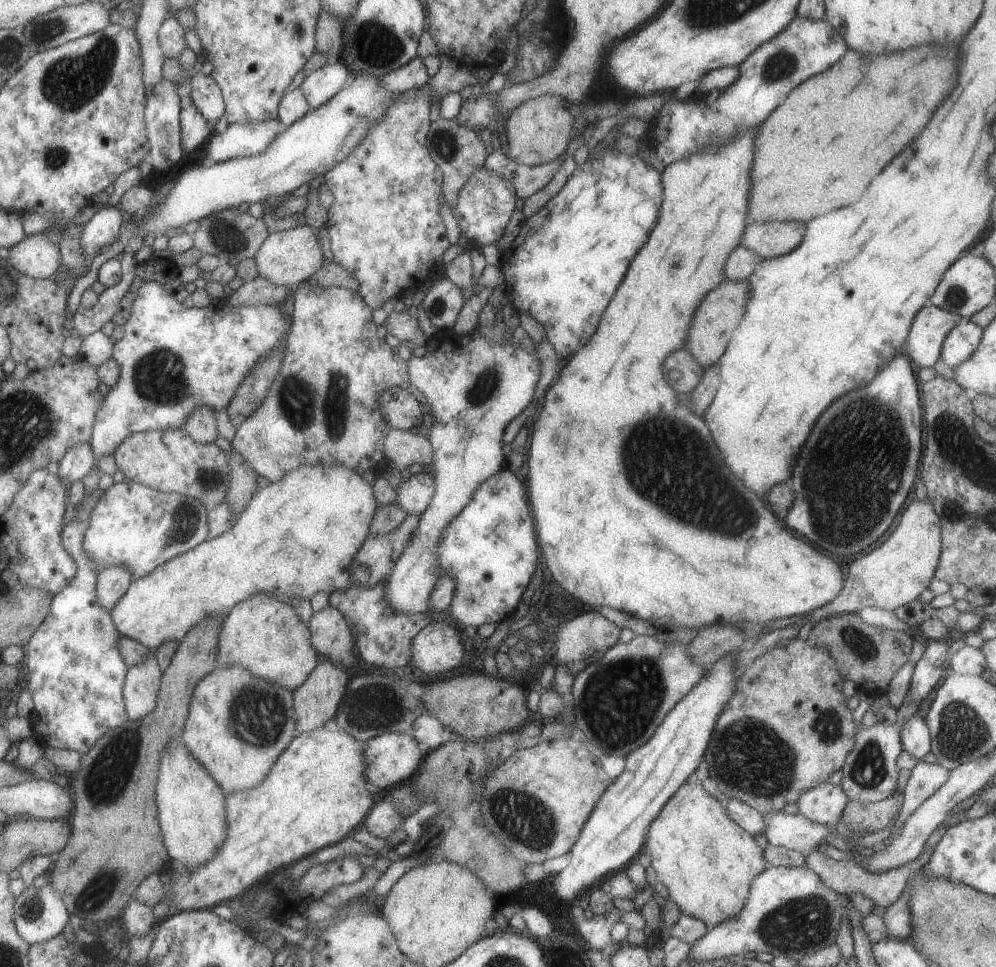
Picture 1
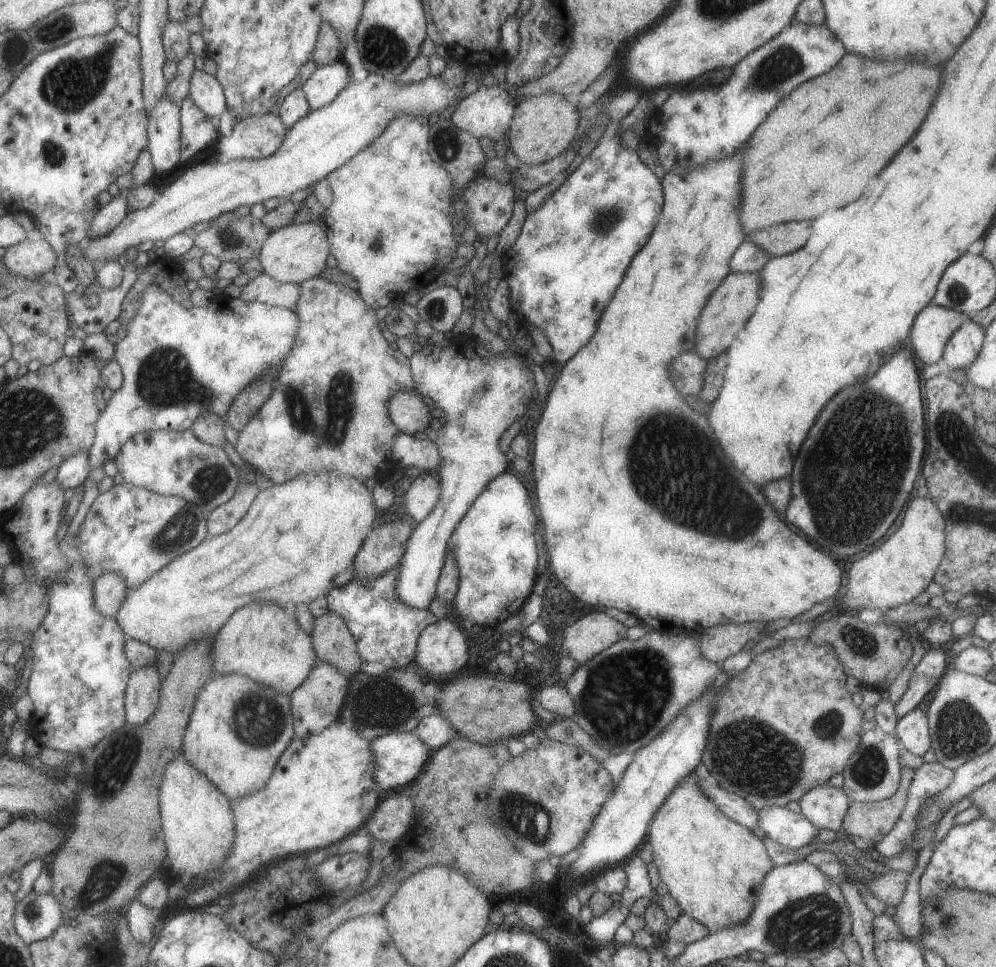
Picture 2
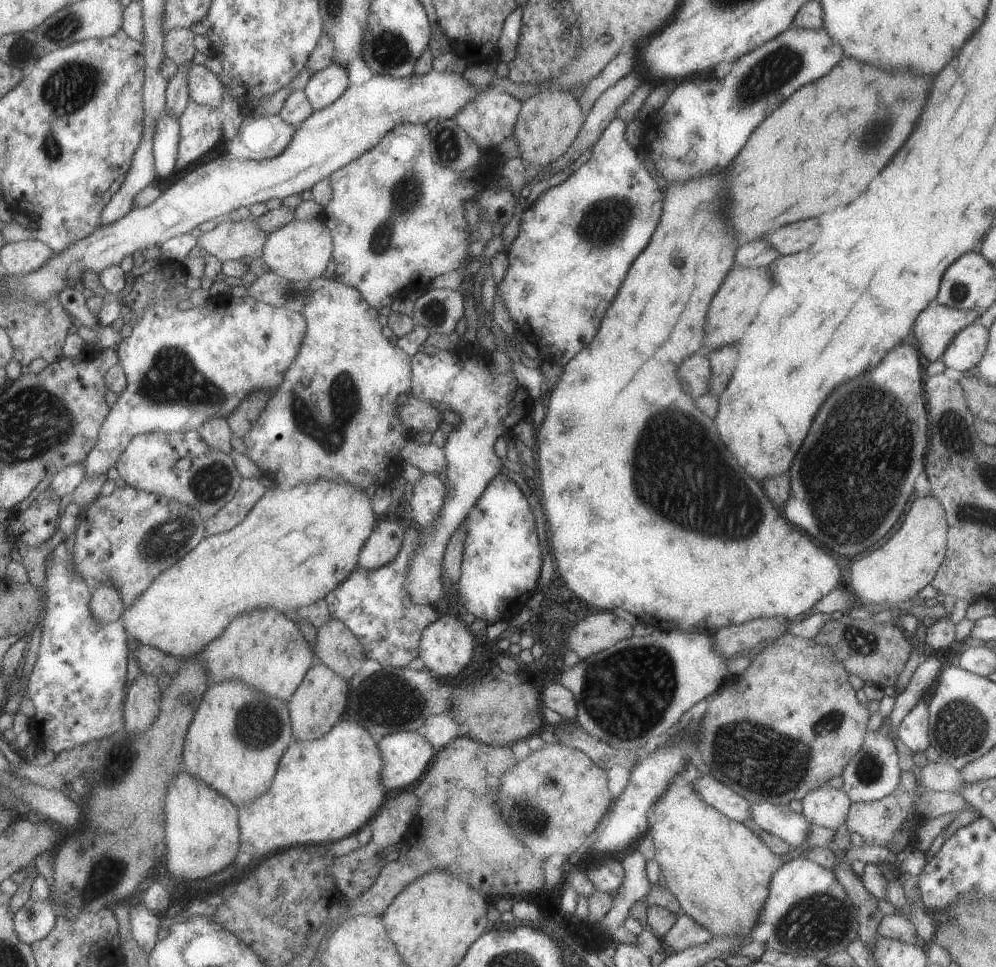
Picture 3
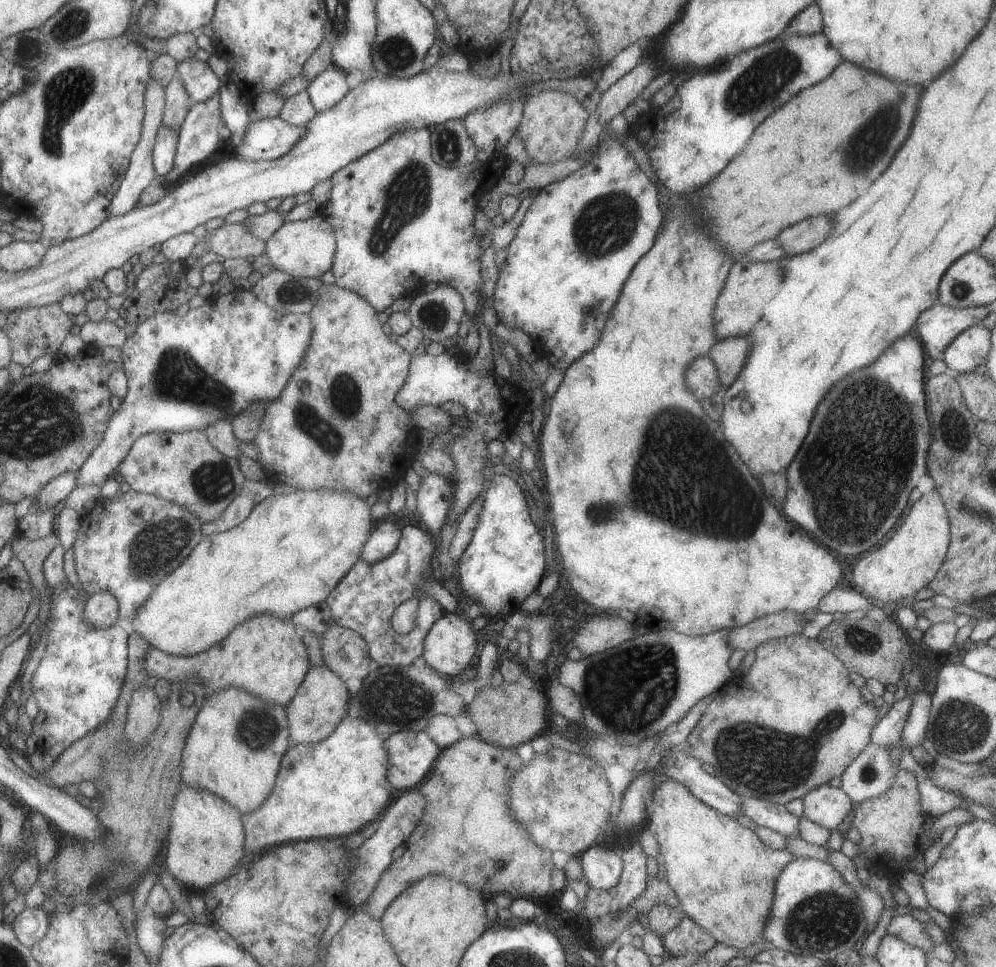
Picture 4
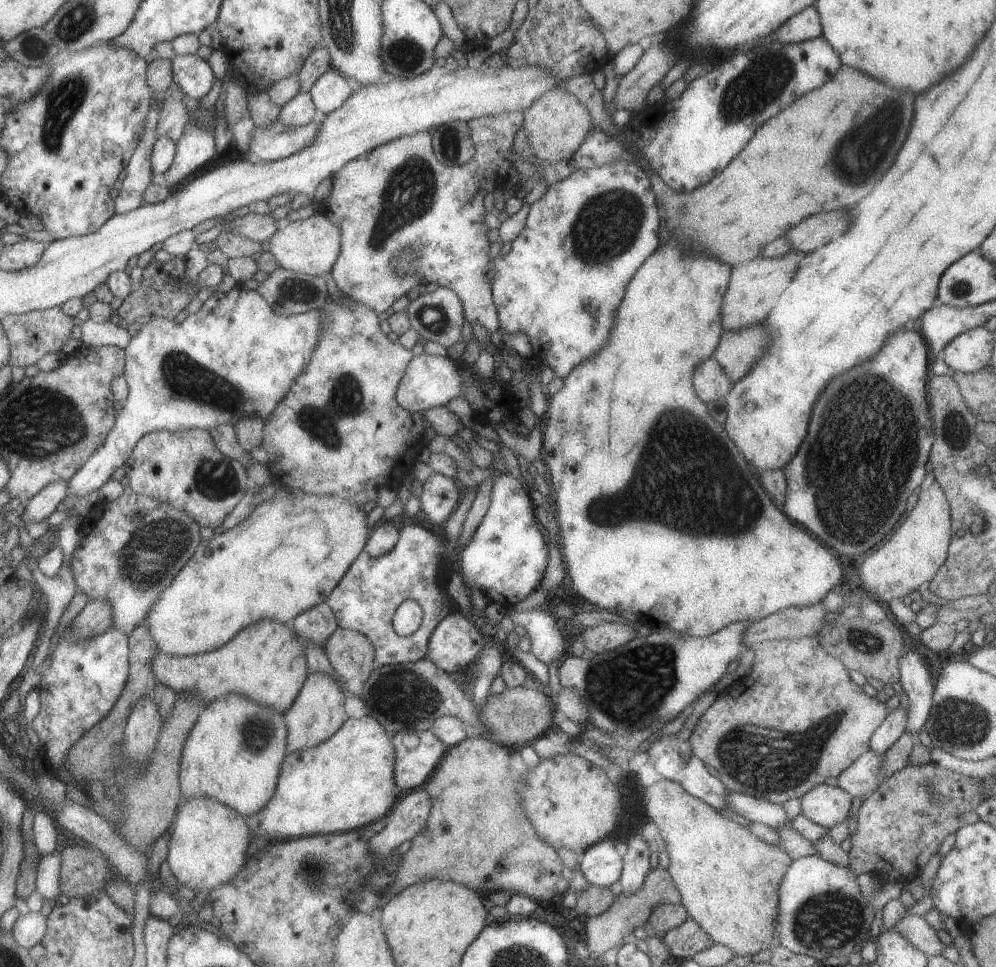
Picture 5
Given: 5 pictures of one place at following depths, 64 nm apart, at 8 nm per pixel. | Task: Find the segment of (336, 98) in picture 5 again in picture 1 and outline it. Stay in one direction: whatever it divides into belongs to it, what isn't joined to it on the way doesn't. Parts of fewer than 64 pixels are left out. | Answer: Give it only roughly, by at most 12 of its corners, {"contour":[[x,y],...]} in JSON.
{"contour":[[340,60],[307,74],[300,87],[311,108],[332,100],[353,73]]}

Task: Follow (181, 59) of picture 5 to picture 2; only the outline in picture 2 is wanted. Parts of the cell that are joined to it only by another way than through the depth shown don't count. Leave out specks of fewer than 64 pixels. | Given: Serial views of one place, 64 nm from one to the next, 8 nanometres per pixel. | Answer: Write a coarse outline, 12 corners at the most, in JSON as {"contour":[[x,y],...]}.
{"contour":[[195,69],[189,96],[210,118],[227,110],[216,76]]}

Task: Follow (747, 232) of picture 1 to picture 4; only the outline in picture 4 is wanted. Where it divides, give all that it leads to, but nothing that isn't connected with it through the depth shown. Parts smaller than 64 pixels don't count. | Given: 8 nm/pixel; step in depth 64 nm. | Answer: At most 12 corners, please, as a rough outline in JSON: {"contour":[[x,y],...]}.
{"contour":[[826,216],[784,228],[776,240],[791,256],[808,252],[826,238]]}

